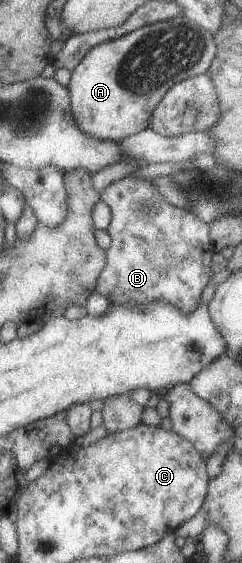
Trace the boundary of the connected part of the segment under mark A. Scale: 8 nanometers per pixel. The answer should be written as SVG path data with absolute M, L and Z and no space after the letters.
M187 16L163 20L136 29L133 33L115 41L97 45L81 65L72 71L69 85L72 97L73 117L87 135L105 141L120 142L133 134L147 129L155 109L175 85L201 74L207 74L214 59L218 56L215 34L193 23Z

